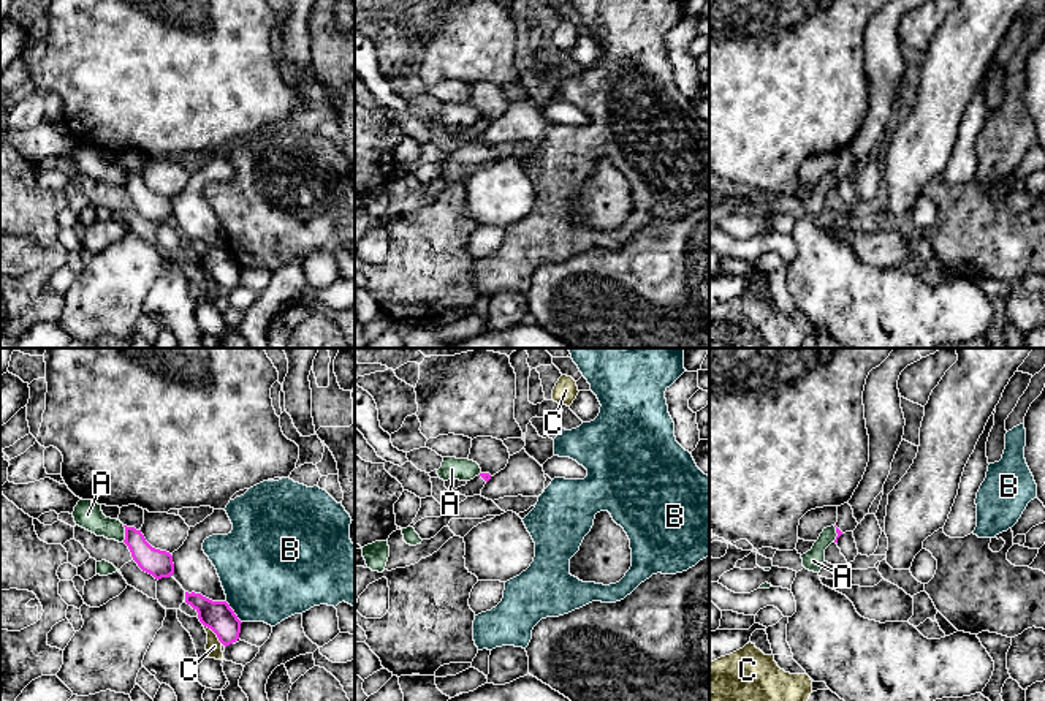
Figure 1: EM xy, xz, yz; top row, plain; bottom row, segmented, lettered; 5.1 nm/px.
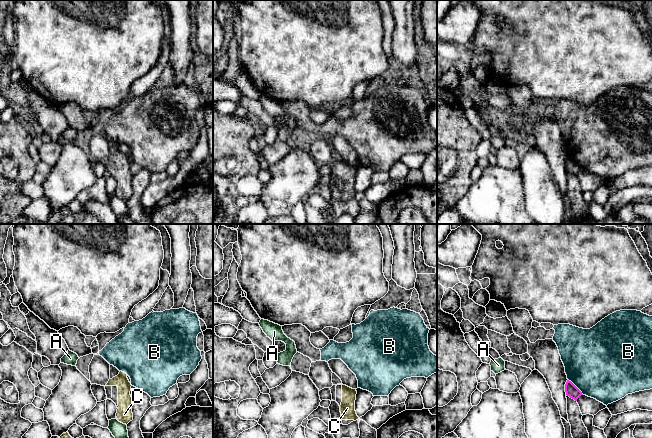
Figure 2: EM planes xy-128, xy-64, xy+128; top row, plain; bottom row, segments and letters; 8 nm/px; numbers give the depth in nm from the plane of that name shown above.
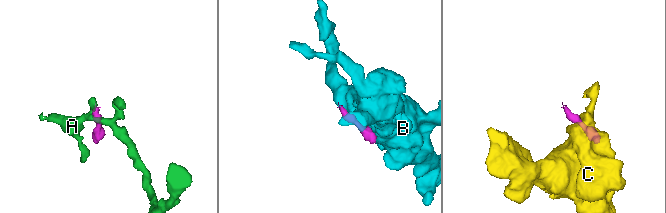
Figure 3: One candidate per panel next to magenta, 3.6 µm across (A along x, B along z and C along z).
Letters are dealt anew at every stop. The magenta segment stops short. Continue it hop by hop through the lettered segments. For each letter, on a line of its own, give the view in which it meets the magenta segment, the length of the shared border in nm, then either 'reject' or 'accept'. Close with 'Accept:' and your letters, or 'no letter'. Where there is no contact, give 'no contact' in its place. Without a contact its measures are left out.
A: meets magenta in xy; contact 90 nm long; reject
B: meets magenta in xy; contact 140 nm long; reject
C: meets magenta in xy; contact 140 nm long; reject
Accept: no letter

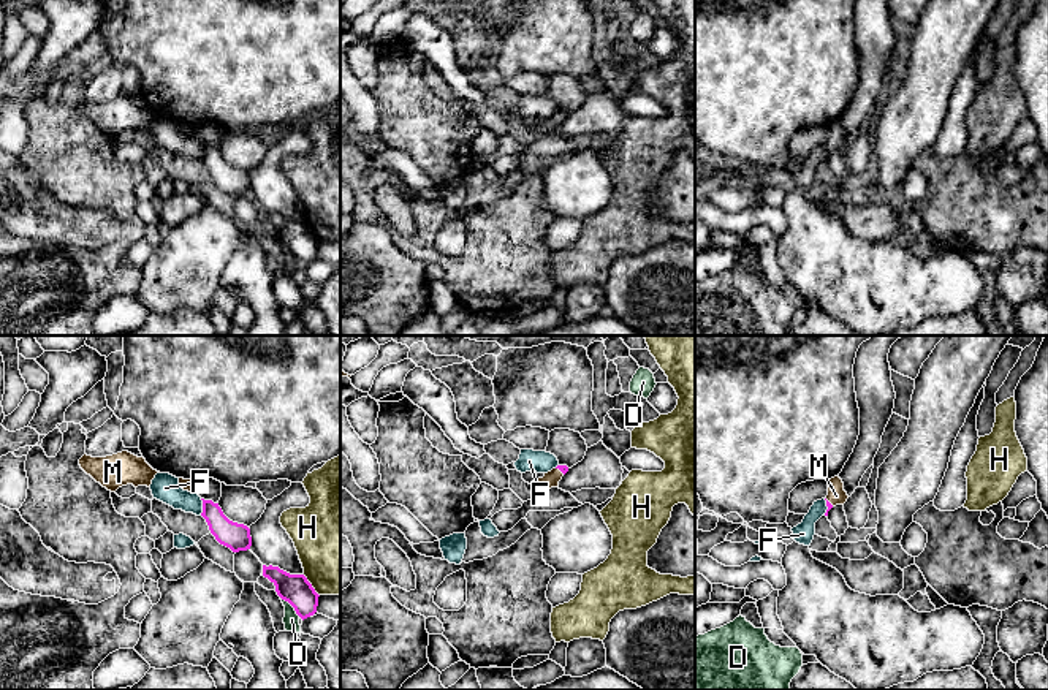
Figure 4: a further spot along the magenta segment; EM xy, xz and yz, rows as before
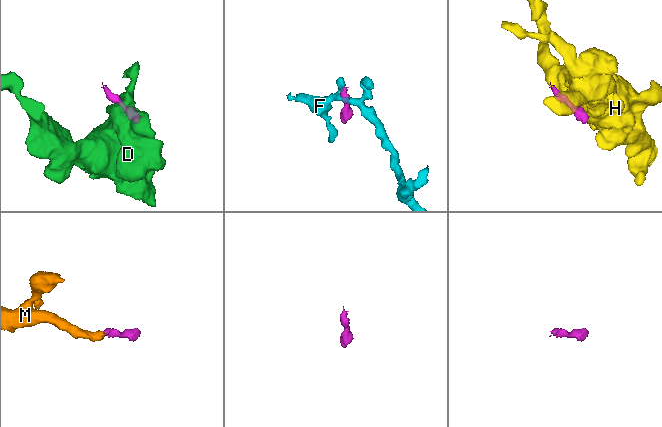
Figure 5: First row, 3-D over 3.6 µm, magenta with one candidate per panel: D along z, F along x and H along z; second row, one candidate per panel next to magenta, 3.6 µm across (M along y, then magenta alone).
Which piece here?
D: meets magenta in xy; contact 140 nm long; reject
F: meets magenta in xy; contact 90 nm long; reject
H: meets magenta in xy; contact 140 nm long; reject
M: meets magenta in xz; contact 60 nm long; accept
Accept: M

